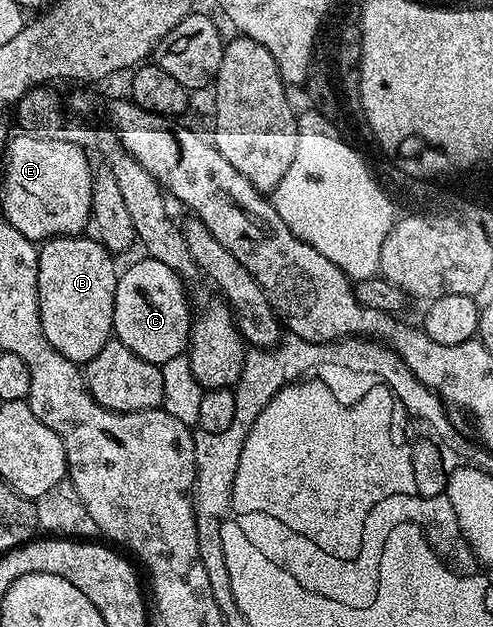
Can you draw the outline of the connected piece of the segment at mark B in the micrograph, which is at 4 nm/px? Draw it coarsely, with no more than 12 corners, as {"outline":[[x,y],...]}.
{"outline":[[87,234],[39,248],[41,330],[80,366],[113,336],[117,267]]}

